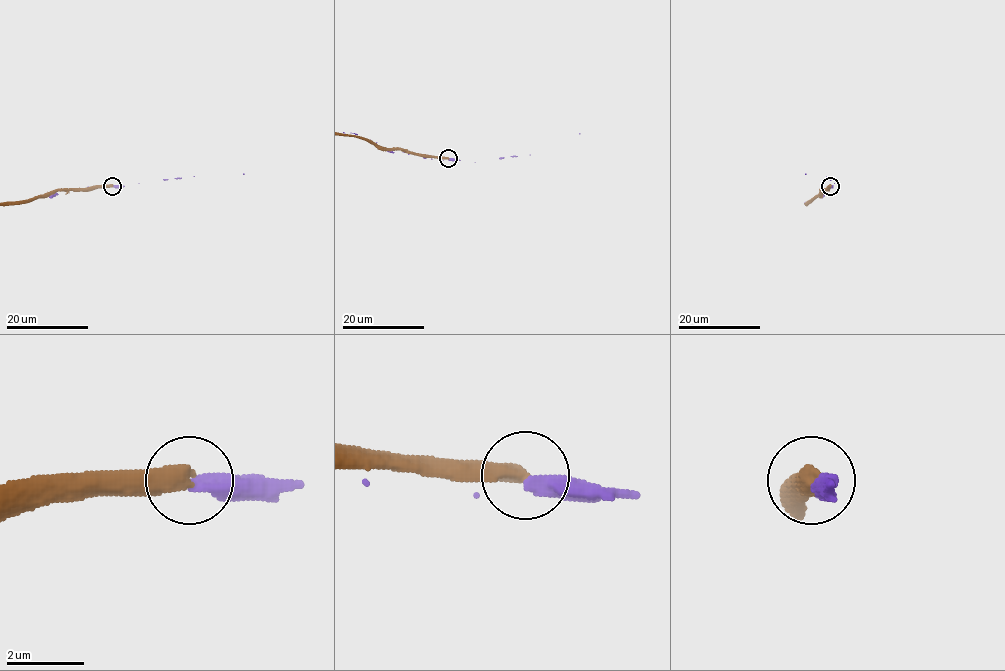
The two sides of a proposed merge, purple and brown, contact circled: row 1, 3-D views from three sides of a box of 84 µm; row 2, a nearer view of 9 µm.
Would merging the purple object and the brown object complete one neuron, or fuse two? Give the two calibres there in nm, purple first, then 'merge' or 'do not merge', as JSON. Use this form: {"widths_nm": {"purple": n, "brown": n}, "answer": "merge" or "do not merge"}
{"widths_nm": {"purple": 420, "brown": 480}, "answer": "do not merge"}

